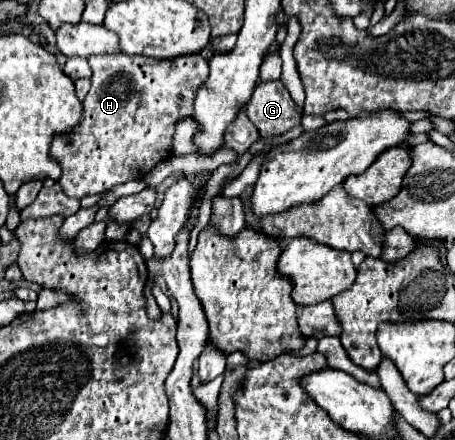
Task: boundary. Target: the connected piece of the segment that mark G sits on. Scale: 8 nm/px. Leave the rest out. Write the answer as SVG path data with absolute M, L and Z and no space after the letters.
M275 80L261 82L257 90L253 90L253 98L247 106L247 116L257 126L261 138L273 138L299 124L303 108L293 102L283 82Z

